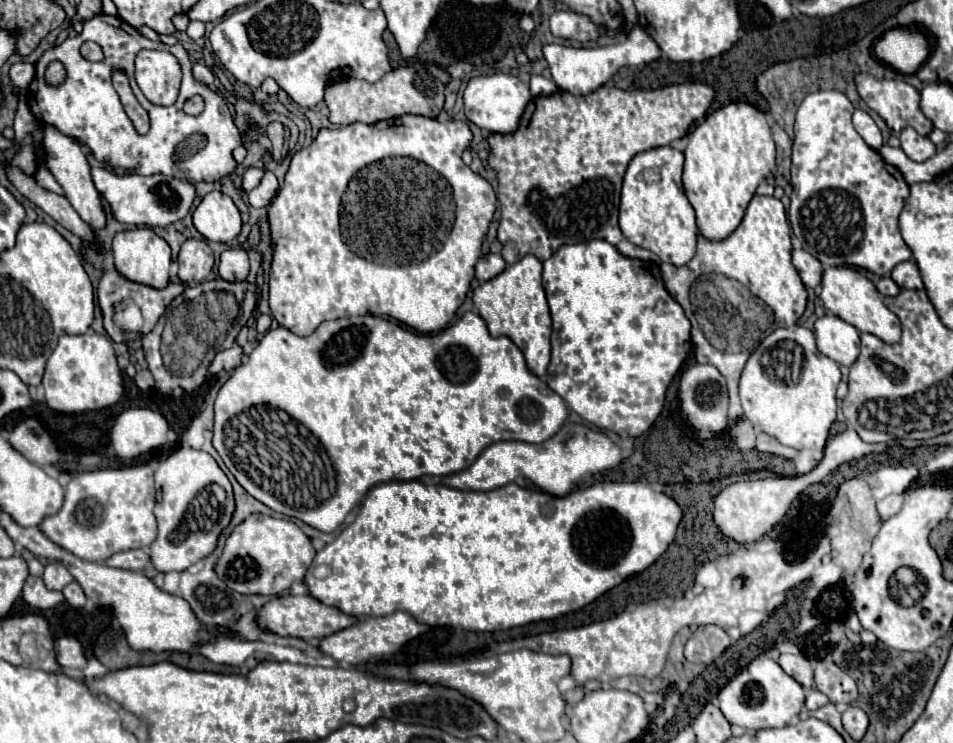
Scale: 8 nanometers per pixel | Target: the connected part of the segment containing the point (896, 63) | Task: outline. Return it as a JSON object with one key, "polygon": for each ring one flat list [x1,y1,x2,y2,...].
{"polygon":[[891,28,873,44,873,56,901,74,915,74,929,56,929,40,917,28]]}

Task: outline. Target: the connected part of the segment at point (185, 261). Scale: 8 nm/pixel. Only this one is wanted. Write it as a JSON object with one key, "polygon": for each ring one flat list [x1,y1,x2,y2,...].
{"polygon":[[185,240,179,250,179,278,185,284,203,282,213,270,213,252,205,240]]}

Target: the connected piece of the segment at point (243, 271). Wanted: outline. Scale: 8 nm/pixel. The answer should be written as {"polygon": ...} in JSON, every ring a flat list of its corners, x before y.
{"polygon":[[227,248,221,254,219,276,227,282,243,282,249,276,249,258,243,248]]}

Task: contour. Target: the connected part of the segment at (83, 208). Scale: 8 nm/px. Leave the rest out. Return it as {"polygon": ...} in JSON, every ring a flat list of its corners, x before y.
{"polygon":[[45,126,45,136,43,136,43,152,45,152,45,164,51,170,51,174,55,176,55,180,61,184,61,188,65,190,67,200,71,202,71,206,75,208,75,212,89,224,89,226,97,226,103,228,105,226,105,212,103,212,103,204,101,204,101,196,91,180,91,168,89,162,81,150,81,142,73,140,71,136,65,136,63,132,59,132,53,126]]}

